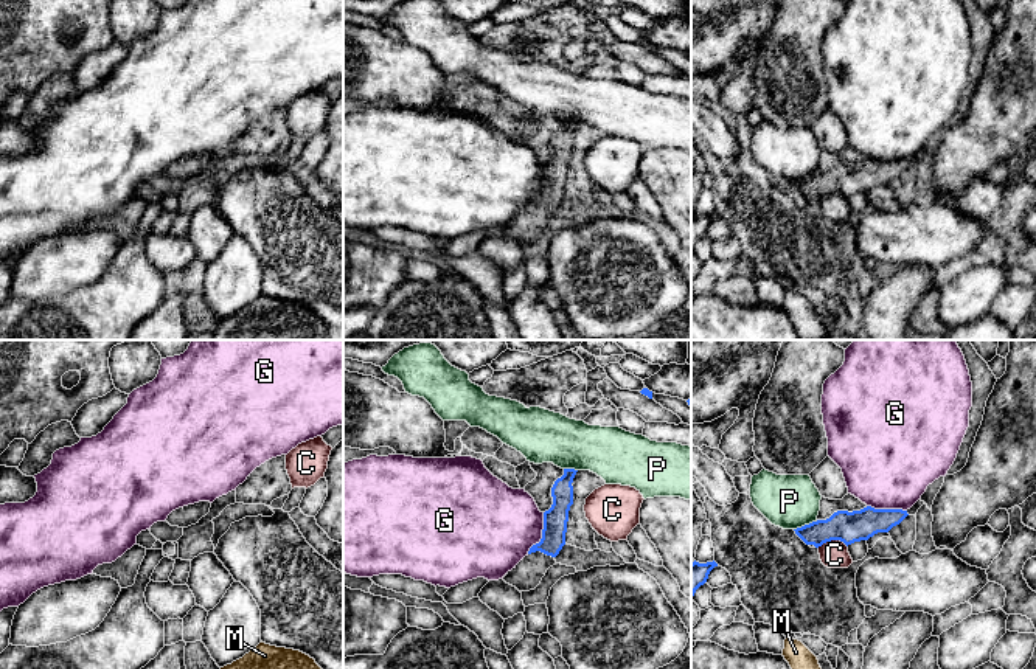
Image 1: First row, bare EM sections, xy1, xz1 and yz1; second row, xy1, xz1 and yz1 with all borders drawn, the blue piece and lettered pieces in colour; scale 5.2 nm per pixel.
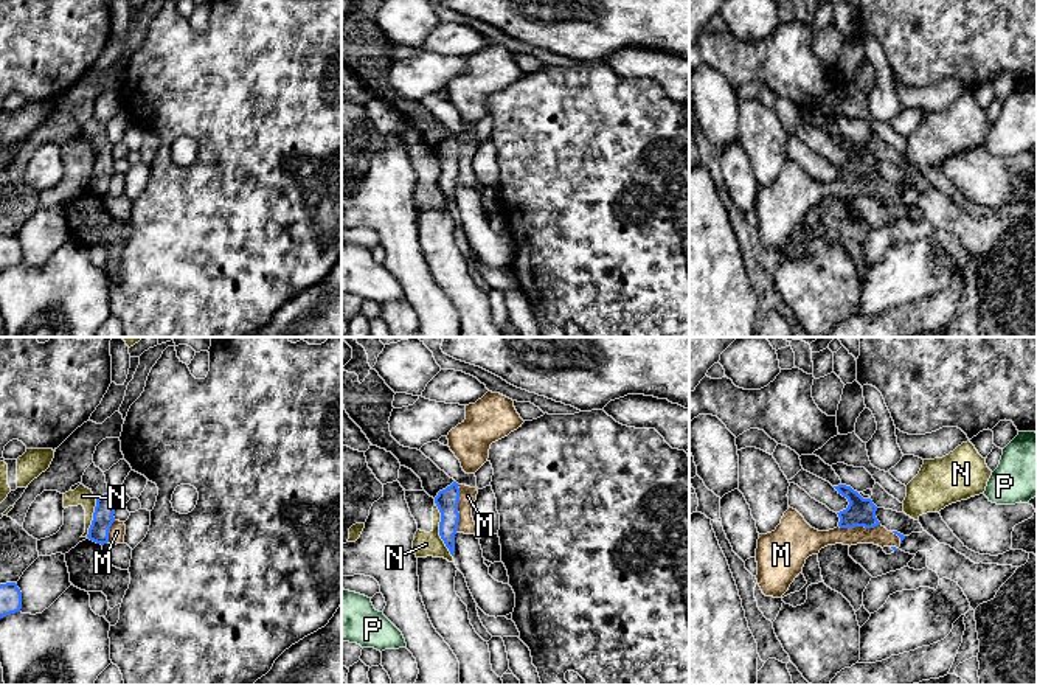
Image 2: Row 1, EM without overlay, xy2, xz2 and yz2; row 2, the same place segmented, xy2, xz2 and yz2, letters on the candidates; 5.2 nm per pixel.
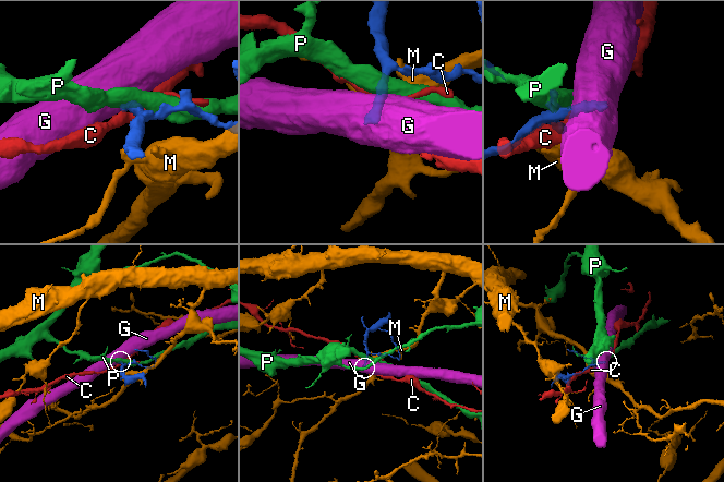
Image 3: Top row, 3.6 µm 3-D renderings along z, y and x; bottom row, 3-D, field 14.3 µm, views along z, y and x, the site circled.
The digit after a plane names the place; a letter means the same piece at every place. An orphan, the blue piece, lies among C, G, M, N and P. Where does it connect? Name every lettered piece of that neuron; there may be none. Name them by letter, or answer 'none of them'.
none of them

